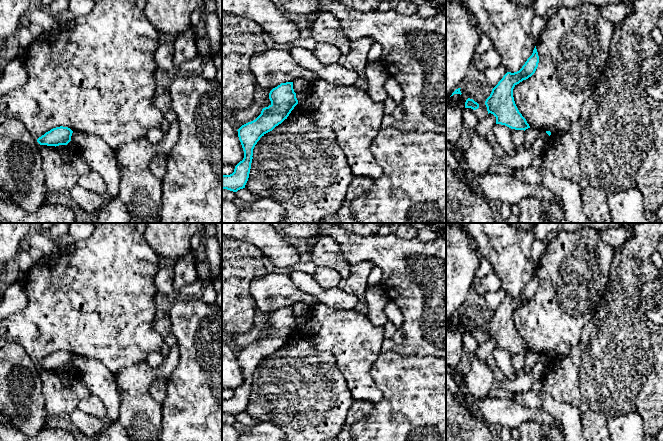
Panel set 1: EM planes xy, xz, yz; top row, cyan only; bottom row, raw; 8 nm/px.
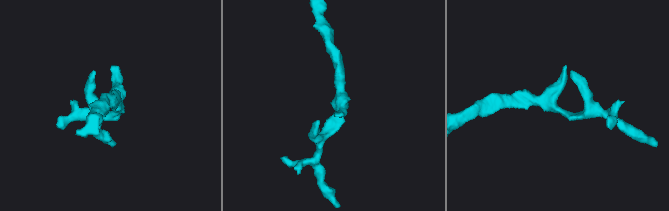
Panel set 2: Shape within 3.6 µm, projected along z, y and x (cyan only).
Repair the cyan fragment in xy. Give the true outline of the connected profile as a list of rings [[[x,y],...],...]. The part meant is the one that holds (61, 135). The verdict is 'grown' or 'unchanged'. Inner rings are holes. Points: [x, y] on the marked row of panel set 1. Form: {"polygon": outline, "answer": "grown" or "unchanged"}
{"polygon": [[[56,127],[37,139],[40,145],[59,146],[67,145],[71,141],[73,131],[68,127]]], "answer": "unchanged"}

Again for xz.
{"polygon": [[[293,82],[281,83],[269,93],[271,104],[262,109],[261,114],[253,121],[242,125],[238,131],[244,158],[230,175],[222,175],[222,189],[237,192],[245,188],[249,178],[253,149],[266,133],[281,124],[298,104]]], "answer": "unchanged"}

